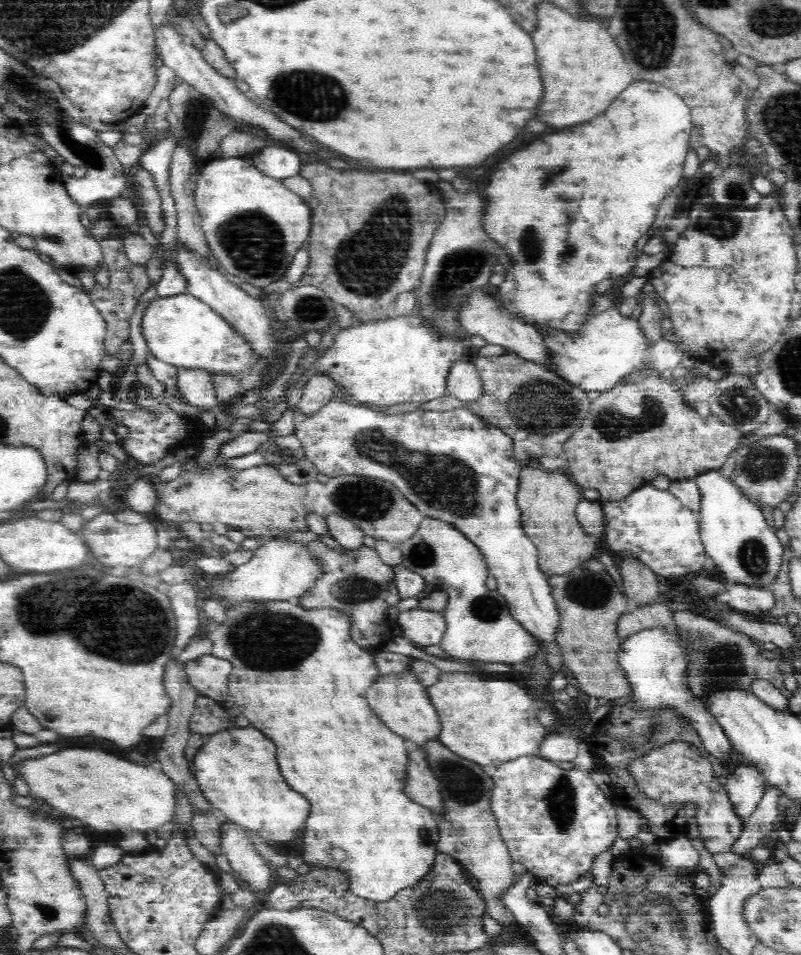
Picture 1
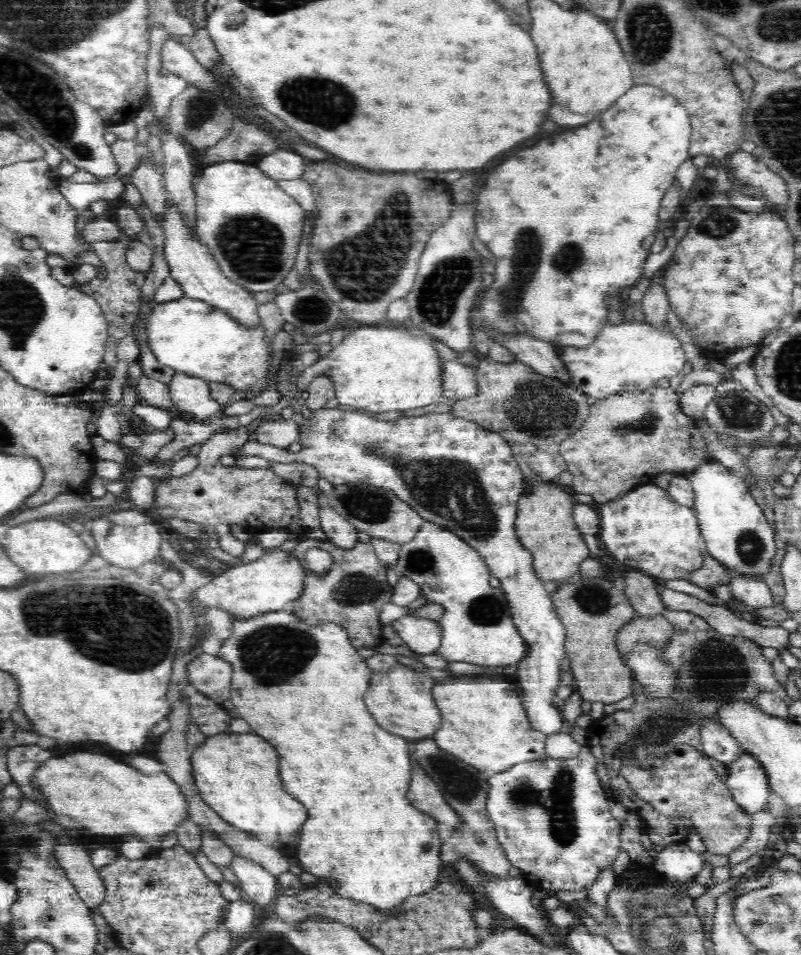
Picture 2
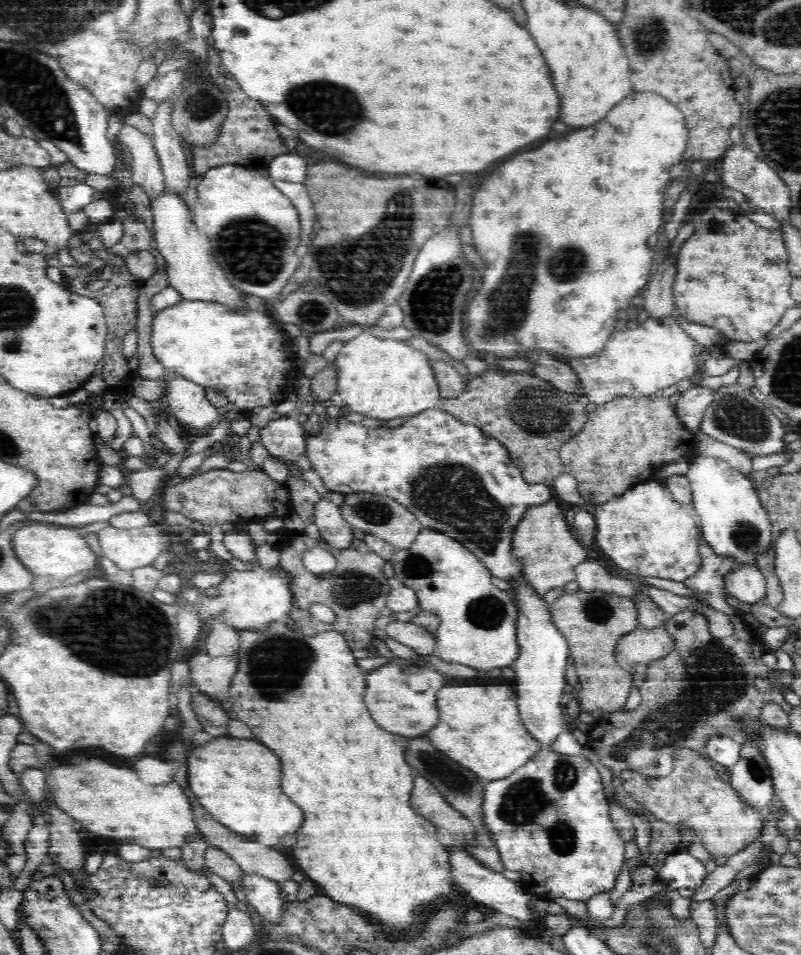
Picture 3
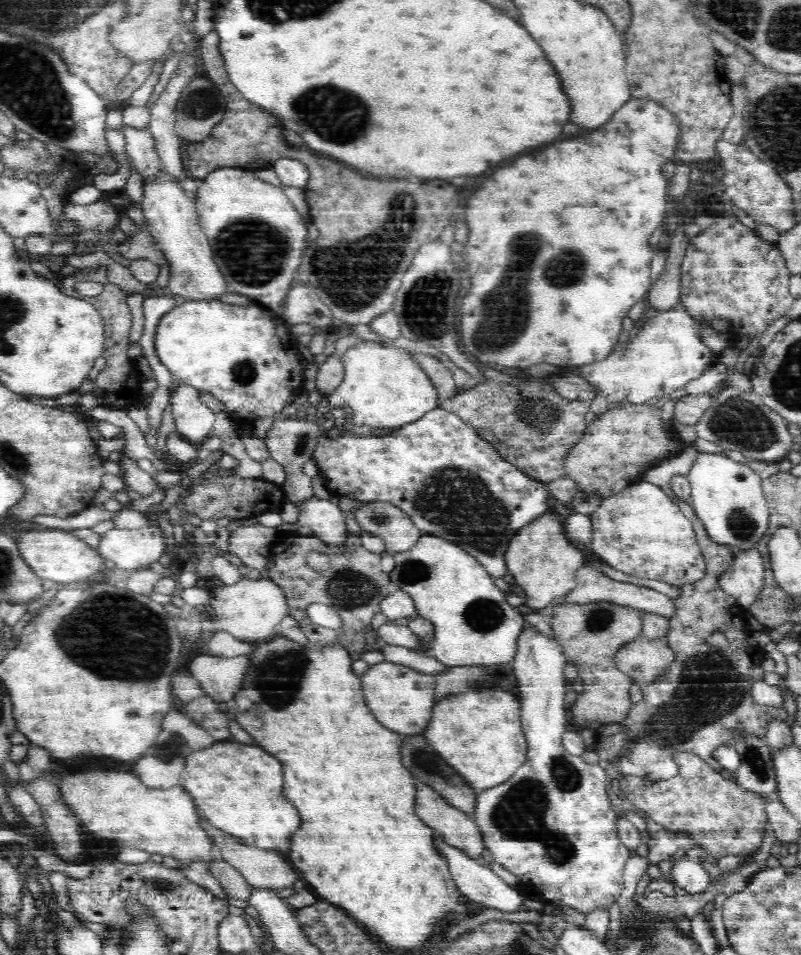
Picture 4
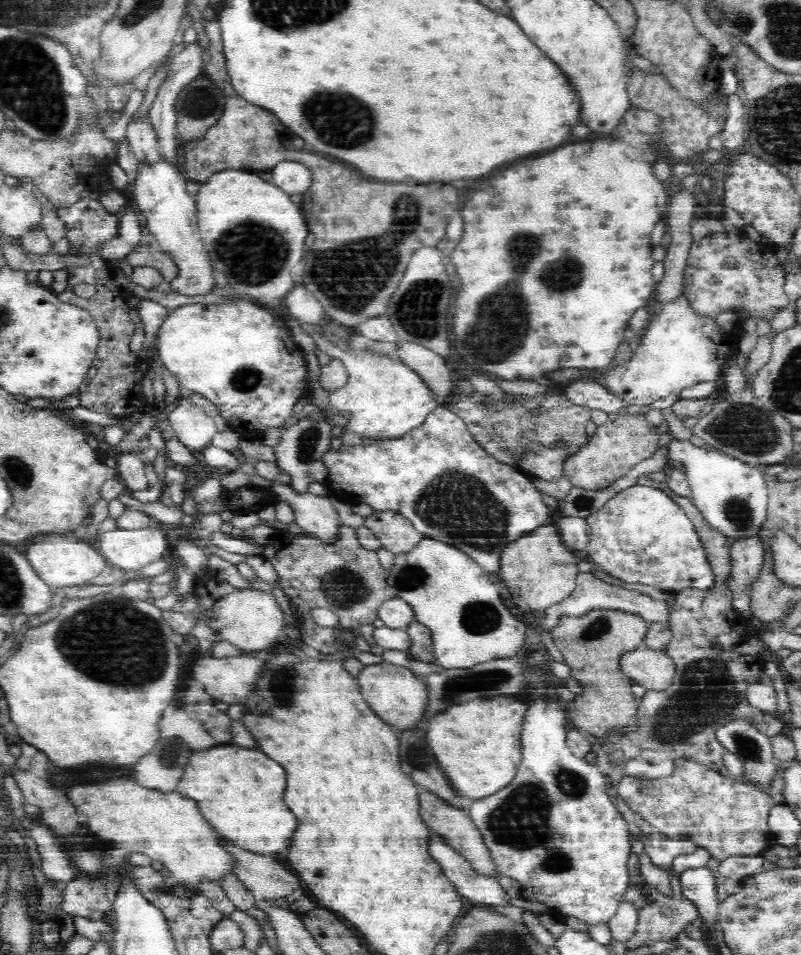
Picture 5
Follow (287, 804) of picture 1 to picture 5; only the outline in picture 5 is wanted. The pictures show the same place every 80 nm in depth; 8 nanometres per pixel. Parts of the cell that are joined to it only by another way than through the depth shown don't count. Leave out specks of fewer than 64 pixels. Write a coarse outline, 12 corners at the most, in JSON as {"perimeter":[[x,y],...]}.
{"perimeter":[[259,748],[191,751],[176,787],[206,823],[279,856],[298,818]]}

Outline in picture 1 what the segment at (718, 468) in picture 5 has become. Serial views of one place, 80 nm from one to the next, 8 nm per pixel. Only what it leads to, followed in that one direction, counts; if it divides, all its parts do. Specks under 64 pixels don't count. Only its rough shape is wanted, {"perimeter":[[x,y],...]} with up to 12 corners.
{"perimeter":[[719,471],[700,473],[699,535],[727,585],[770,588],[785,546]]}

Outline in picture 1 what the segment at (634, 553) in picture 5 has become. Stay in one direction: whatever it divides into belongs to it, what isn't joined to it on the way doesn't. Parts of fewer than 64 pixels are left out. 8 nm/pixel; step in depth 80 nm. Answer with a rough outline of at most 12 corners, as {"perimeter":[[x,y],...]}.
{"perimeter":[[646,485],[603,502],[605,539],[657,575],[696,574],[700,515]]}

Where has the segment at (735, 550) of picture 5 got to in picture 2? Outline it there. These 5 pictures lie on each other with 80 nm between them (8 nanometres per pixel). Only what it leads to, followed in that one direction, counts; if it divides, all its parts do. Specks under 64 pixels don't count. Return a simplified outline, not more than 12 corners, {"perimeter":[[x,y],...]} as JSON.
{"perimeter":[[734,578],[728,604],[714,594],[708,604],[734,608],[770,608],[771,588],[762,579]]}

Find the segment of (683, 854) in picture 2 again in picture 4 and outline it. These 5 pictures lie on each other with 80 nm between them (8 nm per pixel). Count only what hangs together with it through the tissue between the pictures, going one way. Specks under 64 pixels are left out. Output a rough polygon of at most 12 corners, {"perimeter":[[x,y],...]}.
{"perimeter":[[671,859],[671,882],[690,894],[708,888],[710,877],[700,862]]}

